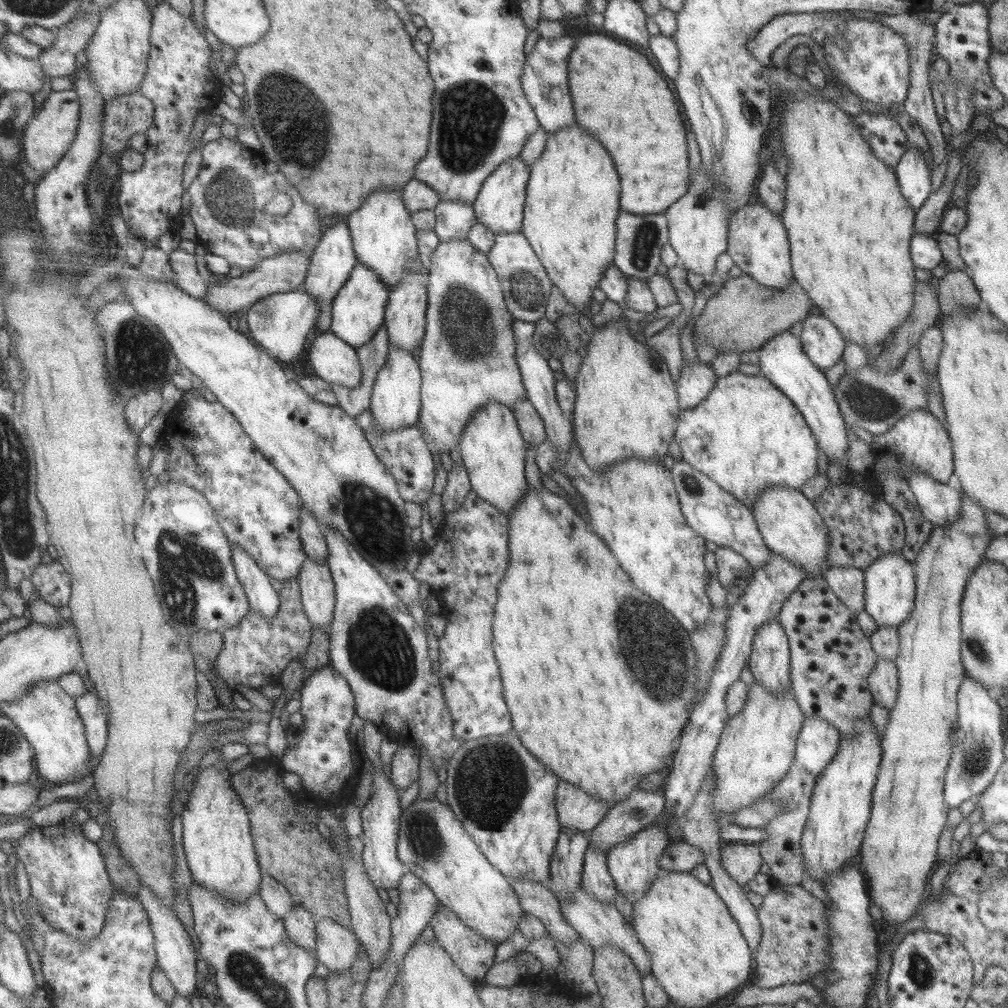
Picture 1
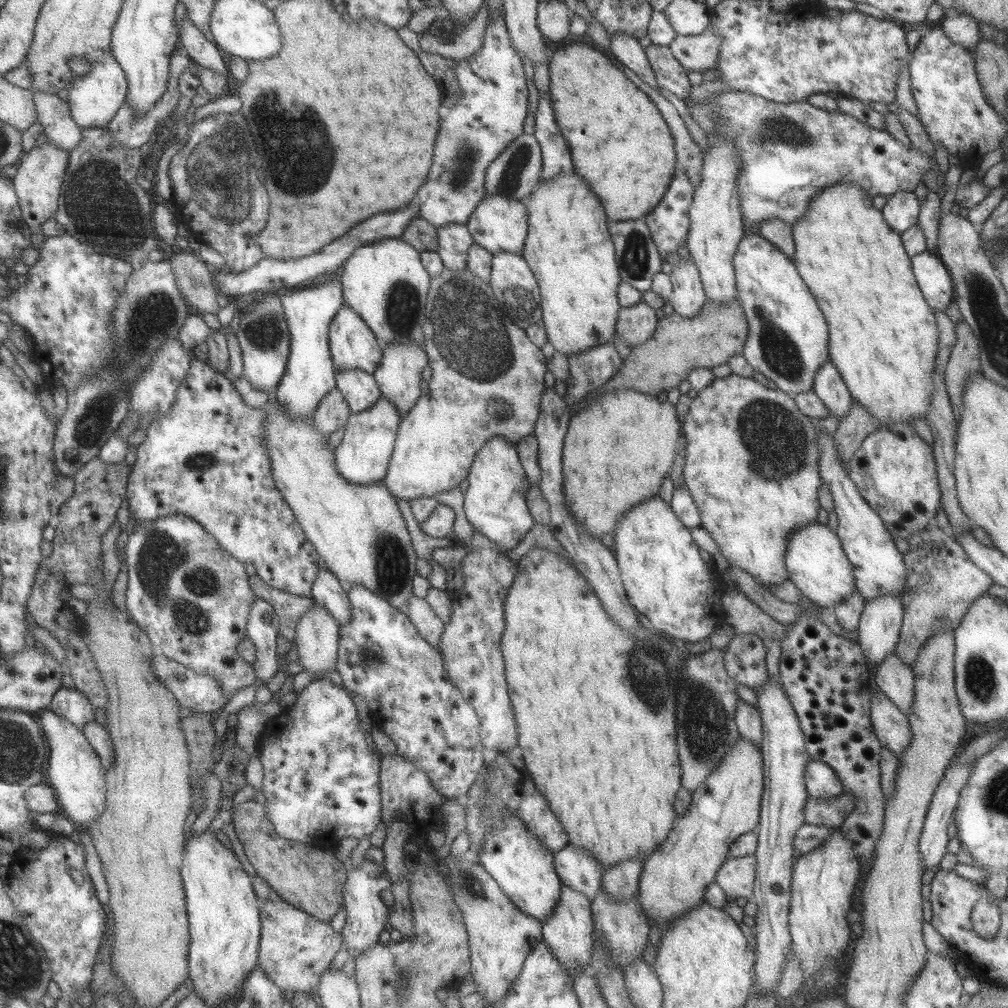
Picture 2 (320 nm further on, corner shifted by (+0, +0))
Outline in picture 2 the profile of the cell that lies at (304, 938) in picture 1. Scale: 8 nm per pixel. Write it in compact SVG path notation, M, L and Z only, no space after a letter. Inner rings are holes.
M279 896L257 899L261 926L258 964L261 971L279 991L314 994L319 977L329 968L339 950L340 934L329 923L320 922Z

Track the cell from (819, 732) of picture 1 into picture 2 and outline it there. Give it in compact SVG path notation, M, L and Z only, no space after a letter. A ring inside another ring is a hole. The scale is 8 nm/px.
M808 759L804 779L808 798L833 798L844 792L835 772L820 760Z

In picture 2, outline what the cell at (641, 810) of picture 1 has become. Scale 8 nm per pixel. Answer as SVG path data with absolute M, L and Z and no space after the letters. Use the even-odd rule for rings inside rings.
M565 845L554 852L553 868L560 878L561 884L583 894L590 901L600 891L600 880L603 870L586 850L576 846Z

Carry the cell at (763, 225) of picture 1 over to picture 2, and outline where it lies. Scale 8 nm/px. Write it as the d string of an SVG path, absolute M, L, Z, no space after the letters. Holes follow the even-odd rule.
M756 230L747 231L735 251L734 266L736 300L740 303L748 327L746 339L740 352L755 372L774 382L777 388L794 396L812 390L815 373L828 360L828 326L824 316L796 271L795 263L778 248L765 241Z

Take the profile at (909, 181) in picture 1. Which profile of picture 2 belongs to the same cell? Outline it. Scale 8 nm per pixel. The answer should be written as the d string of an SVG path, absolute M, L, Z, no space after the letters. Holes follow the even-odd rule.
M913 191L897 192L886 197L881 211L884 223L895 233L903 233L918 221L920 202Z

